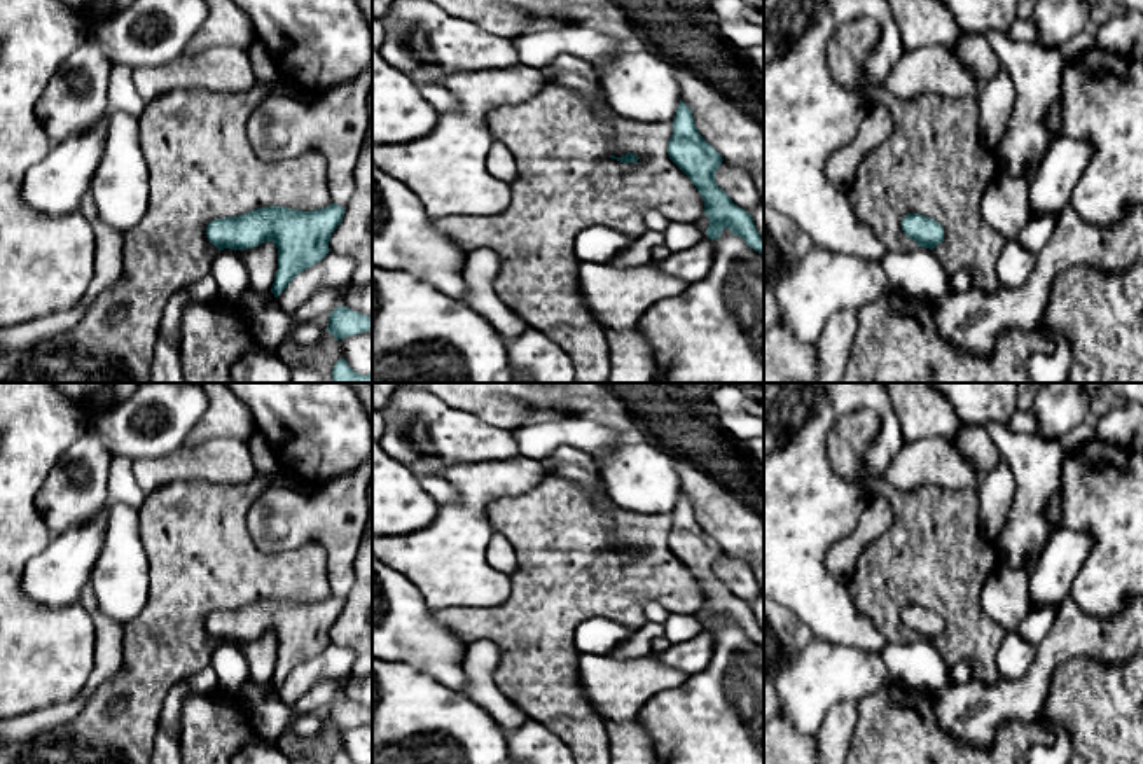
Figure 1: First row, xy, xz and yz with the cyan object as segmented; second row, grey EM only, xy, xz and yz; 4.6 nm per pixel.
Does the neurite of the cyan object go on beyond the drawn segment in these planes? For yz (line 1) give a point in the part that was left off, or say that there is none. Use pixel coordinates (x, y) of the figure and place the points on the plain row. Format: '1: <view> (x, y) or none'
1: none

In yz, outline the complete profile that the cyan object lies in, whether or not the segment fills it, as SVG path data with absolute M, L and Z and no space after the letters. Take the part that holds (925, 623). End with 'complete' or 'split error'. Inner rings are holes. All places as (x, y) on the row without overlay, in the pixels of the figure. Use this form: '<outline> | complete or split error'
M907 605L902 610L902 622L907 629L914 631L918 638L930 642L944 633L944 619L921 605Z | complete

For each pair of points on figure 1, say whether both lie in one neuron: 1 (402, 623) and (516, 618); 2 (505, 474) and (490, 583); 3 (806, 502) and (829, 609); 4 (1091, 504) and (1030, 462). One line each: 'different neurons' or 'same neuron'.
1: different neurons
2: same neuron
3: same neuron
4: different neurons

